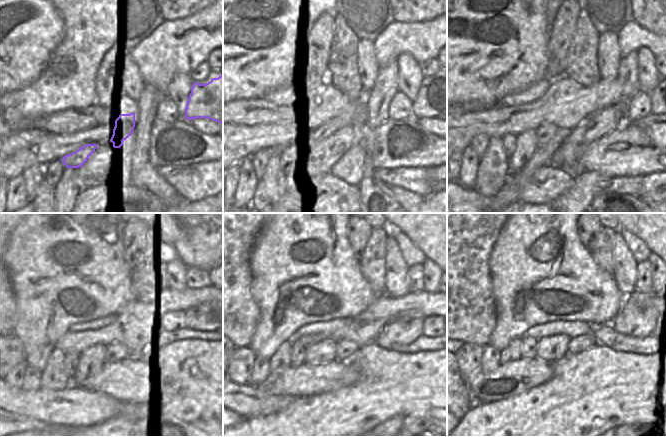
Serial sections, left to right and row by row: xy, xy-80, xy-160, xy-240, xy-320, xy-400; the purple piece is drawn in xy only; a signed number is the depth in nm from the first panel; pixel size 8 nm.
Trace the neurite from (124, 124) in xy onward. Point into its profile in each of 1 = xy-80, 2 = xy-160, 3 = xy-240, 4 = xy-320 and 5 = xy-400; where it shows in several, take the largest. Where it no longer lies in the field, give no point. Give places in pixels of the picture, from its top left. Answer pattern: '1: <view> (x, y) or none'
1: xy-80 (318, 149)
2: xy-160 (549, 137)
3: xy-240 (116, 351)
4: xy-320 (345, 349)
5: xy-400 (578, 344)

